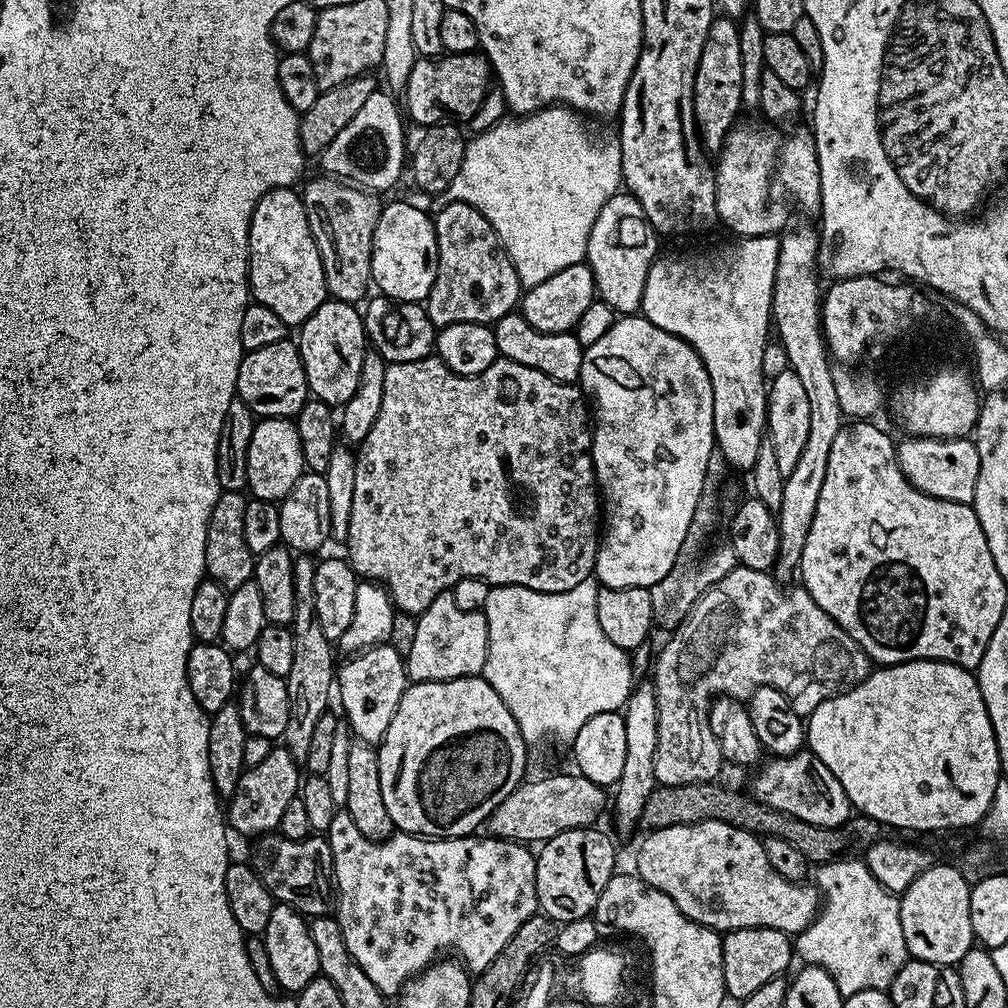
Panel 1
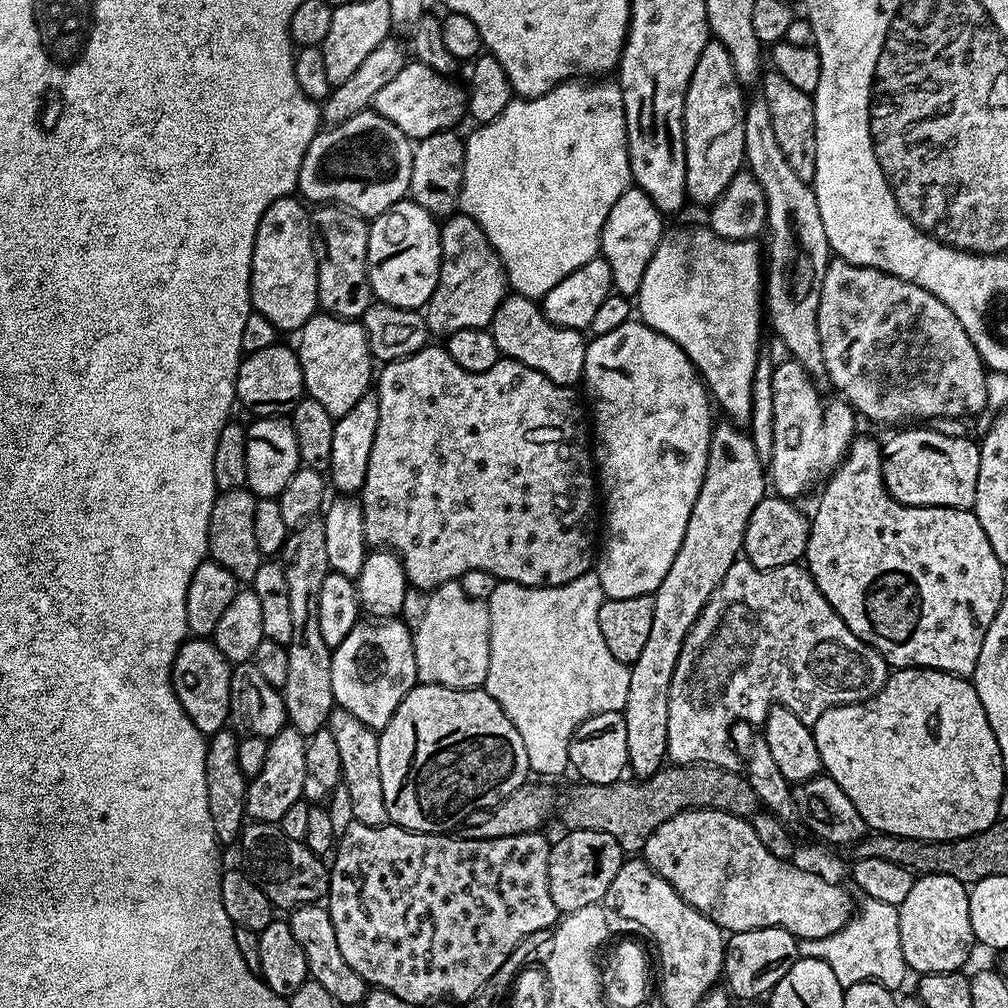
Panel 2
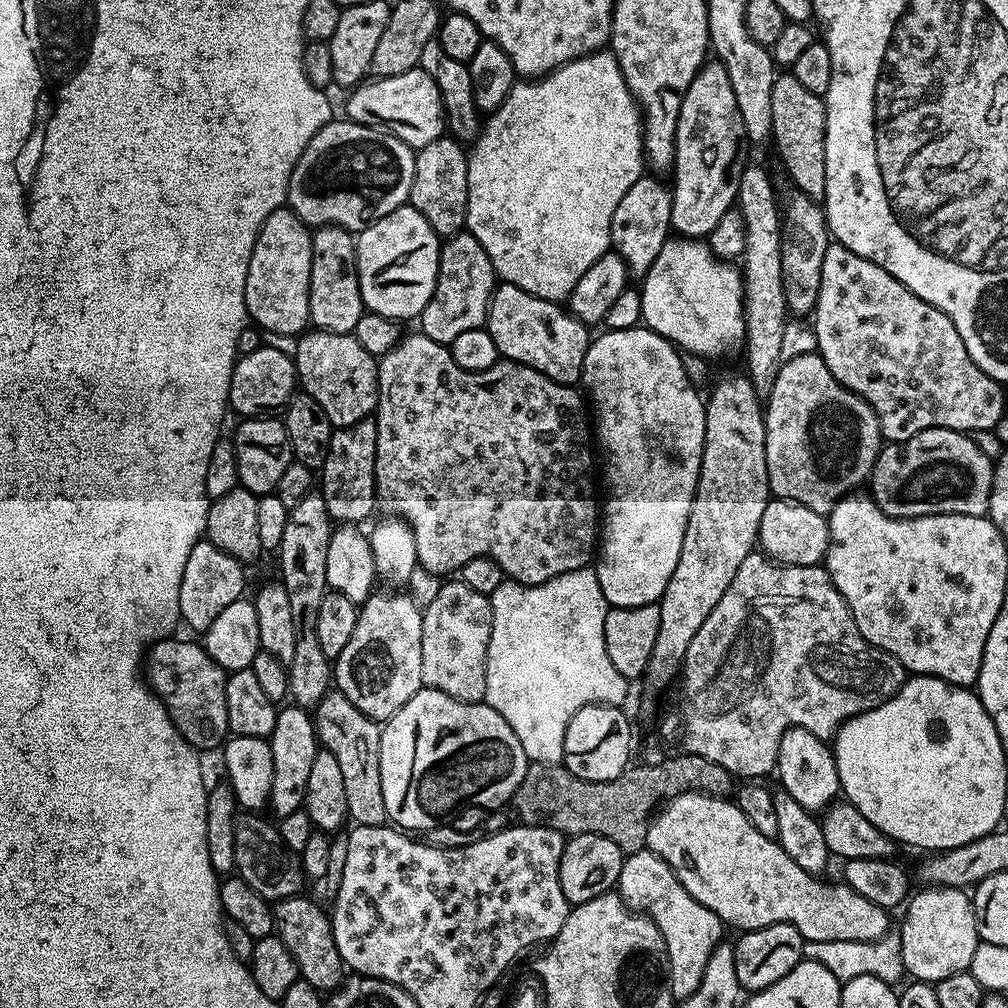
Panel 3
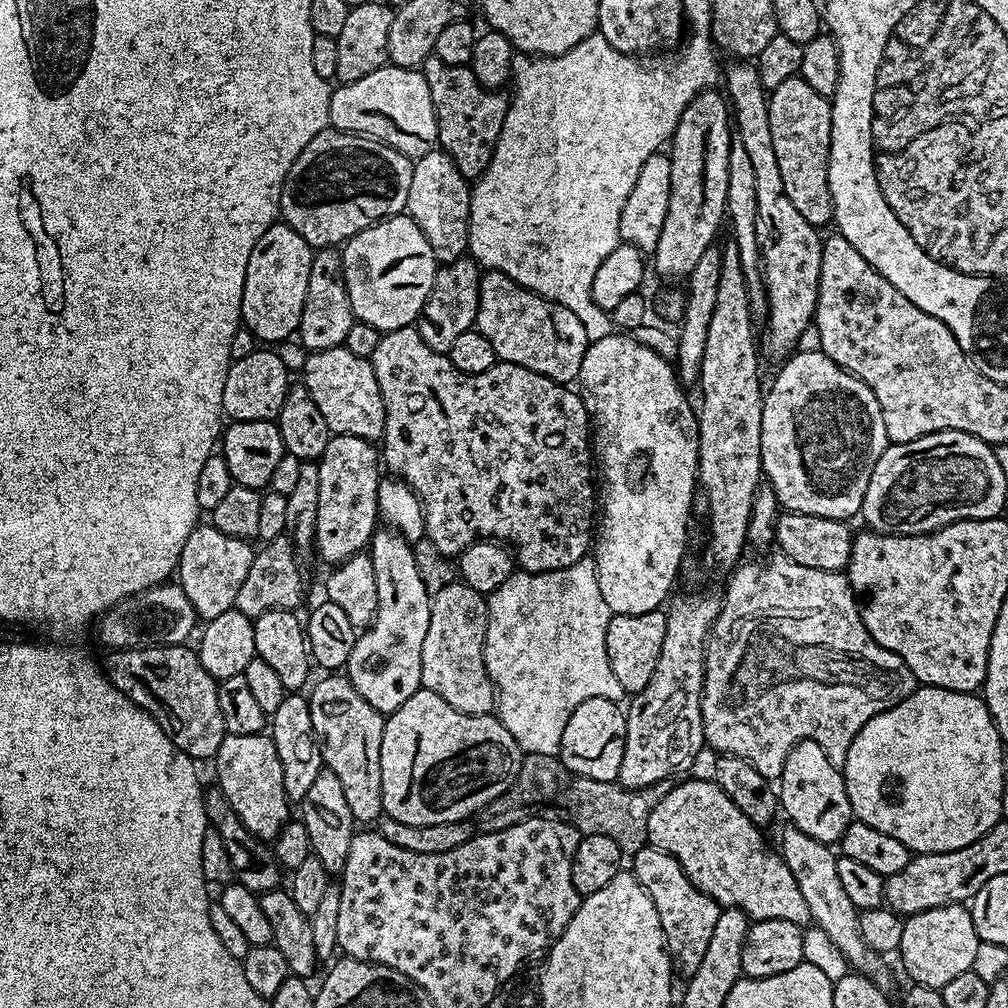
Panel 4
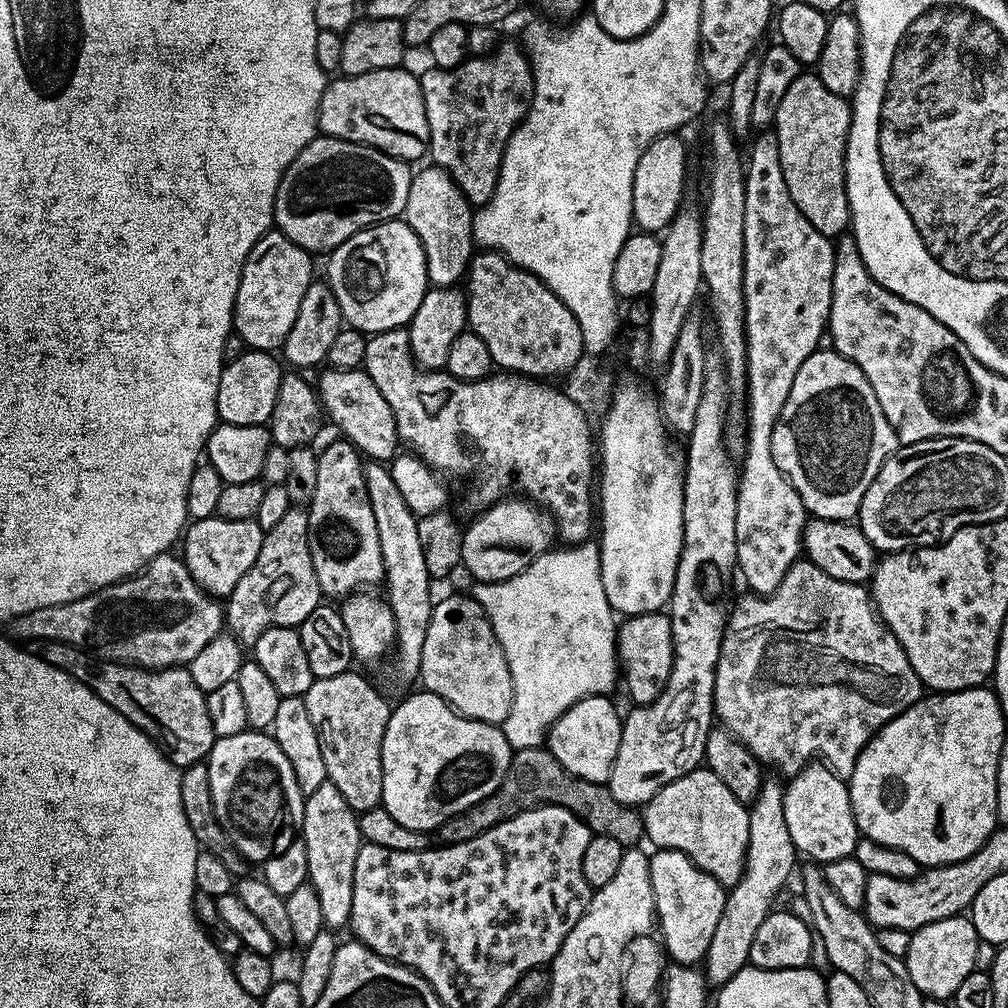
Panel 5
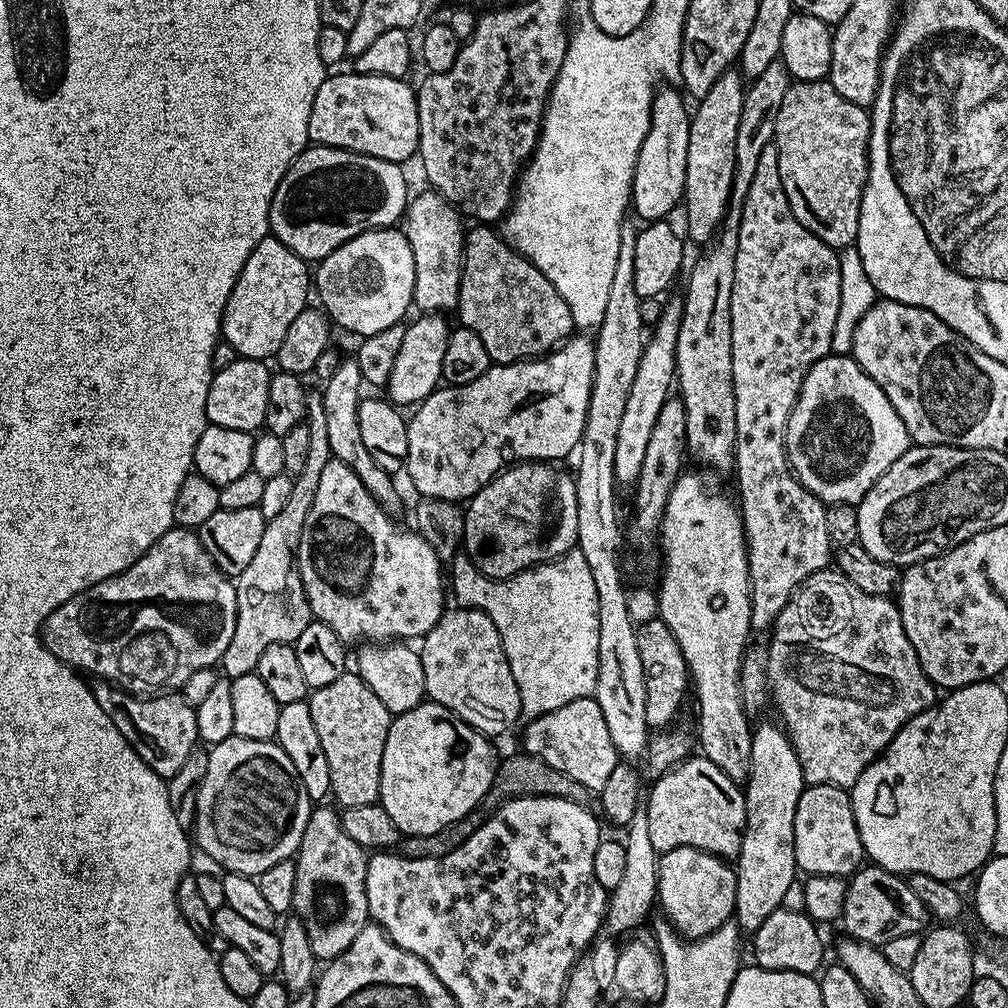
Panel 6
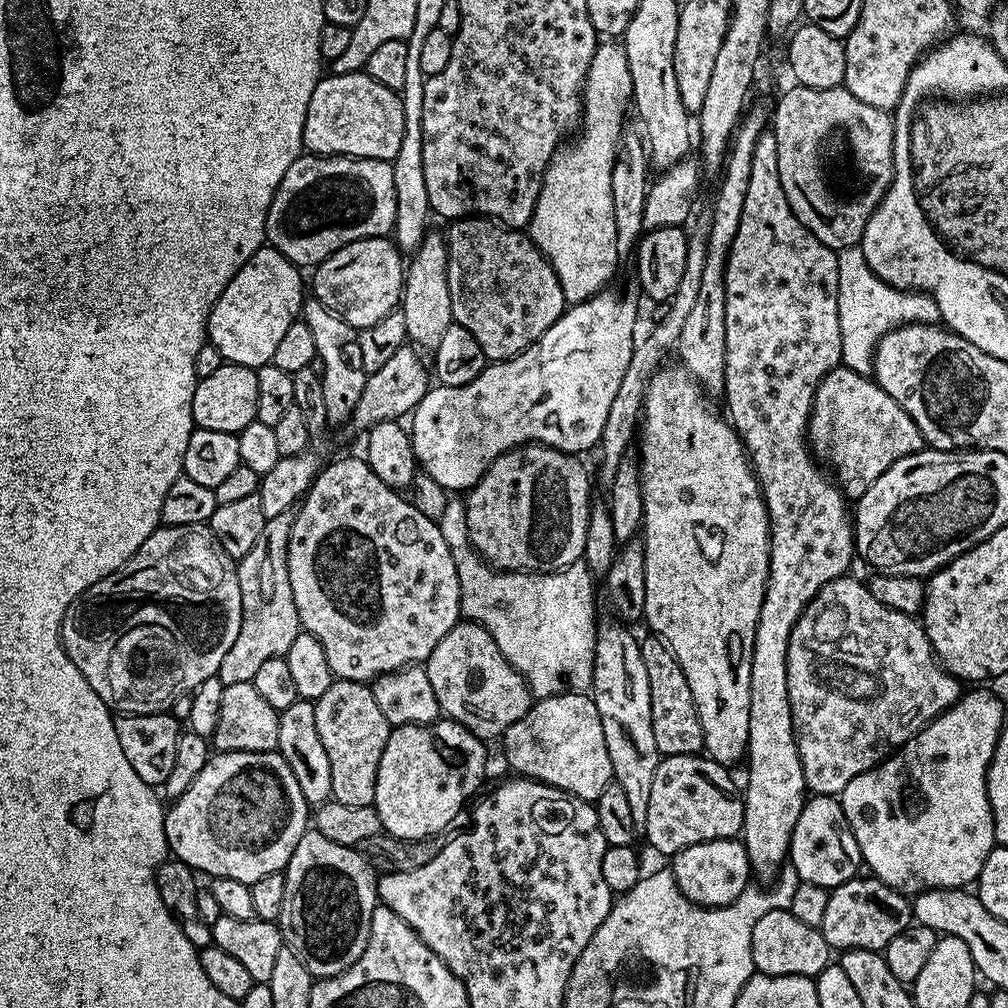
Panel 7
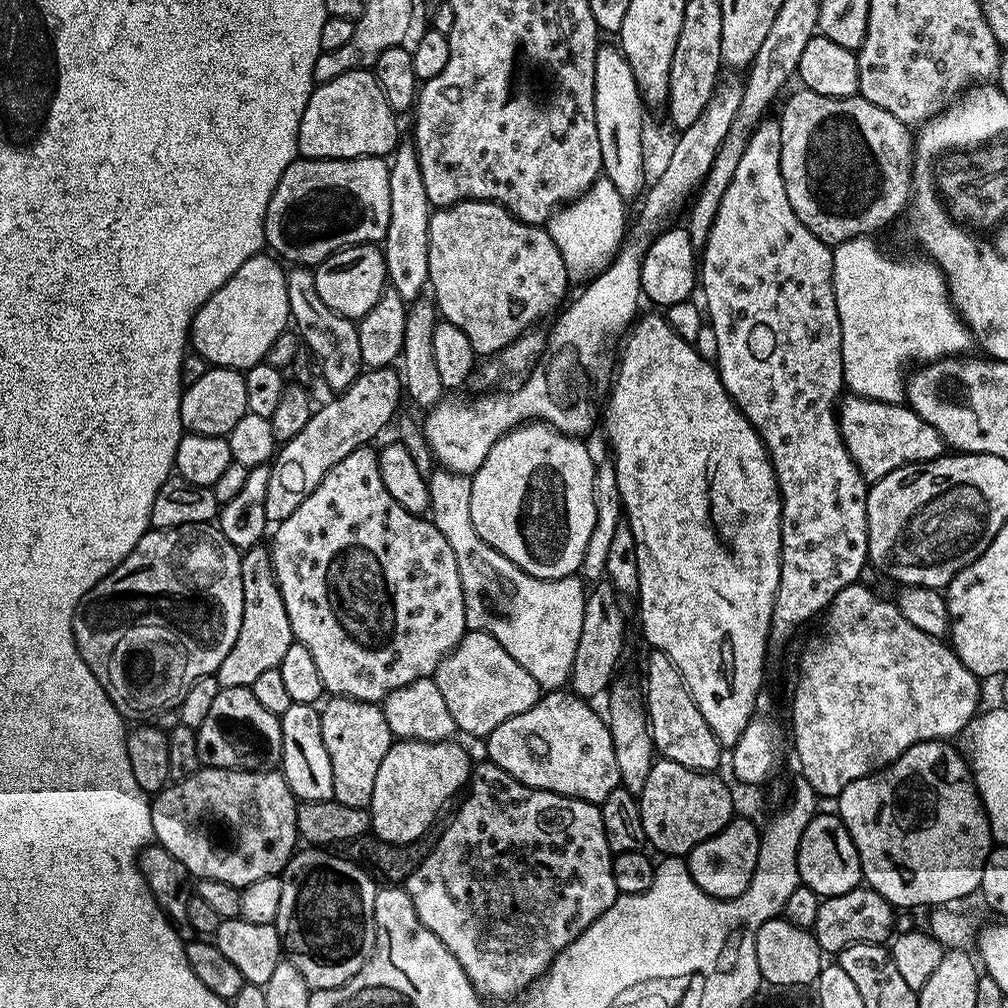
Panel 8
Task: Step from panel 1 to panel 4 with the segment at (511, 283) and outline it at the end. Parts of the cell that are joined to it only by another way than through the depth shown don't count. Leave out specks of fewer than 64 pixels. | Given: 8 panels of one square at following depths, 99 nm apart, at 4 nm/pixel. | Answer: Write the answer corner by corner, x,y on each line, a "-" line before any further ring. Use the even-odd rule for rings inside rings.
467,255
460,256
456,261
441,263
437,267
434,286
430,286
430,294
414,325
426,346
430,346
435,352
447,354
458,334
473,331
478,314
481,275
480,265

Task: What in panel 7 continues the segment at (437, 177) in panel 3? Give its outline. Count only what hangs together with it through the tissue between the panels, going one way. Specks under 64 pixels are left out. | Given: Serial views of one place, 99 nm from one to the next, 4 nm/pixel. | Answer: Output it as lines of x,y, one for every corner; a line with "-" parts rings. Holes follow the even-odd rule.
434,230
429,231
420,247
411,255
405,269
400,311
405,318
408,340
421,351
434,352
442,340
442,334
454,322
450,301
447,241
441,233
439,235

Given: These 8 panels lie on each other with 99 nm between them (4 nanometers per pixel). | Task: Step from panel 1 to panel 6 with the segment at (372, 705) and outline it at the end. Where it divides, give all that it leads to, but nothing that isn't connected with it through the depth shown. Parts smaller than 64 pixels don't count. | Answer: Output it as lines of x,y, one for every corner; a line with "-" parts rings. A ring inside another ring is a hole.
355,358
341,359
338,370
330,374
328,380
323,381
322,395
324,398
324,409
326,410
326,435
330,438
330,450
333,457
340,460
354,474
358,474
358,482
370,490
370,494
389,514
396,514
400,508
400,492
396,489
393,473
382,470
378,462
374,462
374,457
370,455
370,450
366,450
362,442
362,430
358,430
358,406
362,399
360,384
363,385
365,379
360,373
360,367

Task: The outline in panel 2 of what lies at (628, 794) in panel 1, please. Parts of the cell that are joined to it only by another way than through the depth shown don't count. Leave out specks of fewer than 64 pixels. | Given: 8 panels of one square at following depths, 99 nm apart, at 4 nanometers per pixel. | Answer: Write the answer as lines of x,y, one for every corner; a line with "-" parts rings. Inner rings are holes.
731,422
717,423
712,429
702,490
690,510
686,534
666,578
652,596
654,623
646,638
642,654
630,666
630,690
626,694
626,754
628,768
636,778
653,776
668,760
666,721
670,719
670,678
682,642
694,626
698,614
706,606
712,591
726,578
726,570
741,555
744,547
744,530
754,506
766,494
766,468
754,450
751,435
743,427

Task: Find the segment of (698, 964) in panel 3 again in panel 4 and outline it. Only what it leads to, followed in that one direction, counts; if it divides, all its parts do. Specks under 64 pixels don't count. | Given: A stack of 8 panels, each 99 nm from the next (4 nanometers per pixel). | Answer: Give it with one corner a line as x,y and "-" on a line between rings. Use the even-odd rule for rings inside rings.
640,846
636,855
631,857
630,870
642,882
646,894
654,902
654,910
658,910
658,918
662,922
664,943
672,957
672,971
677,977
687,978
698,970
702,957
706,955
706,946
718,922
718,914
722,911
719,904
712,900
682,870
682,866
668,852
651,846

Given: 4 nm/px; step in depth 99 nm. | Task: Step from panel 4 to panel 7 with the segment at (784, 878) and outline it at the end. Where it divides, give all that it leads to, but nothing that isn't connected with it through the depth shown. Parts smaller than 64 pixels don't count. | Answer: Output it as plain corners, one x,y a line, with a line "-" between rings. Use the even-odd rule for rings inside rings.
697,754
695,756
666,756
661,759
658,770
654,770
654,782
650,785
650,802
646,806
646,822
642,826
642,832
648,835
648,840
660,852
665,852
668,858
681,852
686,846
694,846
698,842
710,842
711,840
730,840
739,837
744,830
744,797
741,785
732,781
732,776
725,765
709,760
707,755

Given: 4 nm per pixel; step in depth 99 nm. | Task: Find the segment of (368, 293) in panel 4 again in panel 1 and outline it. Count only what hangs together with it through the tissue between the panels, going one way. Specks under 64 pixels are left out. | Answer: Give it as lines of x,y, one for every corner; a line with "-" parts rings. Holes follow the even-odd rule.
396,200
393,204
385,203
380,209
378,226
372,239
372,283
383,295
391,300
427,301
430,290
434,286
434,278
438,270
438,242
436,226
431,215
427,216
420,208
407,204
404,200

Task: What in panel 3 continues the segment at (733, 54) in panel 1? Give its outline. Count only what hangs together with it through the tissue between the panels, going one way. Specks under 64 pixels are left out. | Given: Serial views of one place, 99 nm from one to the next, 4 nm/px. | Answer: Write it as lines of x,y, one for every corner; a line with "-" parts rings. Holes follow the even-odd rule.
712,58
696,71
694,82
686,90
682,98
682,106
678,114
676,127
676,162
671,173
670,191
672,194
672,226
671,231
680,238
707,238
722,222
722,214
726,214
735,205
736,191
740,181
740,140
744,136
744,123
738,114
738,101
734,98
734,90
730,87
730,77
726,74
726,66
719,59

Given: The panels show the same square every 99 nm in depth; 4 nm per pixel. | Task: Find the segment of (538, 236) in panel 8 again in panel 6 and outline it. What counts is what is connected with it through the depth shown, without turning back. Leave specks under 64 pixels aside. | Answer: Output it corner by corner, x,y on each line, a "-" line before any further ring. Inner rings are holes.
472,227
464,234
464,261
455,309
460,314
459,323
482,338
486,354
498,364
539,358
561,347
574,332
570,306
562,302
562,294
550,286
550,278
538,266
510,247
495,227

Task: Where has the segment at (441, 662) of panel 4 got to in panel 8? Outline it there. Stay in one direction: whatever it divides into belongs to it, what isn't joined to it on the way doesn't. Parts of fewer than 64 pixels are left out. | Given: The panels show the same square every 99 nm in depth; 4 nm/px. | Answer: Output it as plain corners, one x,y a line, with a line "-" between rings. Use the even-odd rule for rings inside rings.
465,631
458,646
454,646
448,657
436,667
434,679
457,729
480,738
486,738
495,728
502,726
506,718
530,710
542,695
540,684
534,682
534,678
530,678
530,674
506,654
506,650
502,650
498,638
485,632

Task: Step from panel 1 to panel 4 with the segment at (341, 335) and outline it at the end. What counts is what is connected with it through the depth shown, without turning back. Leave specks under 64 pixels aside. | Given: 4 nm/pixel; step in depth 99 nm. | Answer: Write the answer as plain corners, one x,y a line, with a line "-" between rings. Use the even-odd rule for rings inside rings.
343,346
308,352
305,357
302,382
306,390
310,390
310,398
314,398
322,418
326,418
329,433
373,442
383,441
386,410
378,378
374,378
371,359
350,354
350,350

